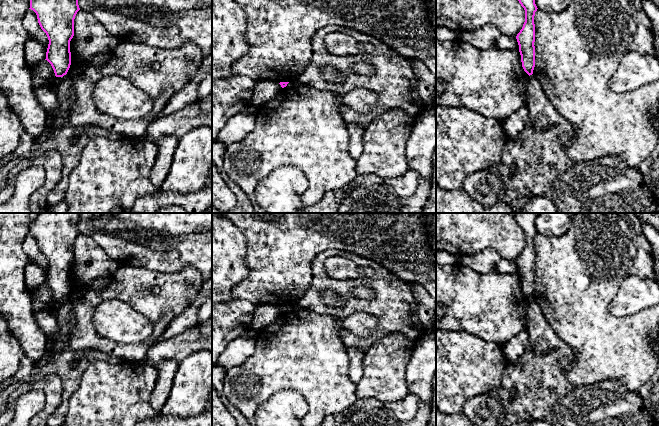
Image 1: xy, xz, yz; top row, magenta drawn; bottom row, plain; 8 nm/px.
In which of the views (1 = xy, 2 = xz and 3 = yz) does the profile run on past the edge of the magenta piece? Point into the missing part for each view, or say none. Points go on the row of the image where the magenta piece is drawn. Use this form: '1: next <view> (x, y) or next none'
1: next none
2: next none
3: next none

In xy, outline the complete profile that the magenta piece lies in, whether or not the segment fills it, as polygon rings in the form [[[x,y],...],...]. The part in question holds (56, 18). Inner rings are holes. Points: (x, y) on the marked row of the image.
[[[30,0],[29,9],[36,13],[49,40],[45,60],[51,64],[56,77],[63,77],[71,65],[70,41],[74,36],[74,19],[80,10],[78,0]]]

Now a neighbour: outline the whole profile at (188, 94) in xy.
[[[212,53],[203,58],[201,67],[194,75],[193,79],[176,92],[168,101],[164,109],[155,118],[173,114],[199,99],[197,89],[200,82],[206,75],[211,73]]]

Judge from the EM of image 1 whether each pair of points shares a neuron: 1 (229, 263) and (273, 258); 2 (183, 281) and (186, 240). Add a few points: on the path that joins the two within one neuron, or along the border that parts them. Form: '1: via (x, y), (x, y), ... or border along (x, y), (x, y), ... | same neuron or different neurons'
1: border along (245, 237), (248, 274), (236, 283) | different neurons
2: border along (161, 272), (193, 267), (201, 276) | different neurons

